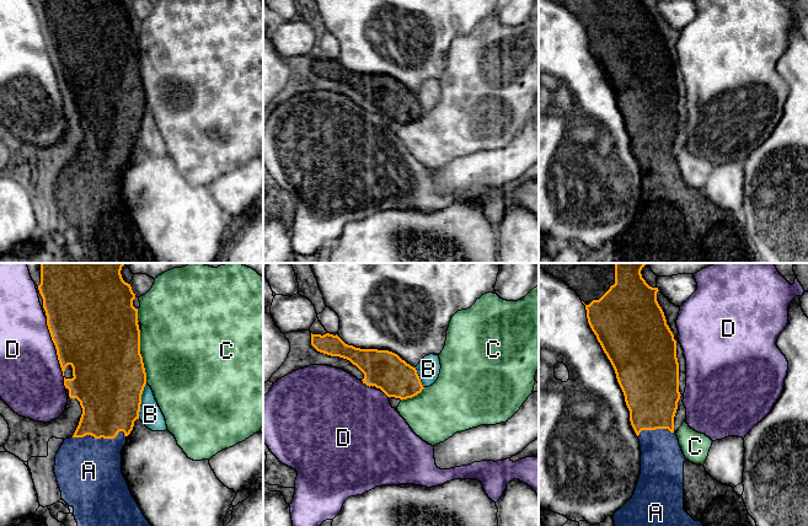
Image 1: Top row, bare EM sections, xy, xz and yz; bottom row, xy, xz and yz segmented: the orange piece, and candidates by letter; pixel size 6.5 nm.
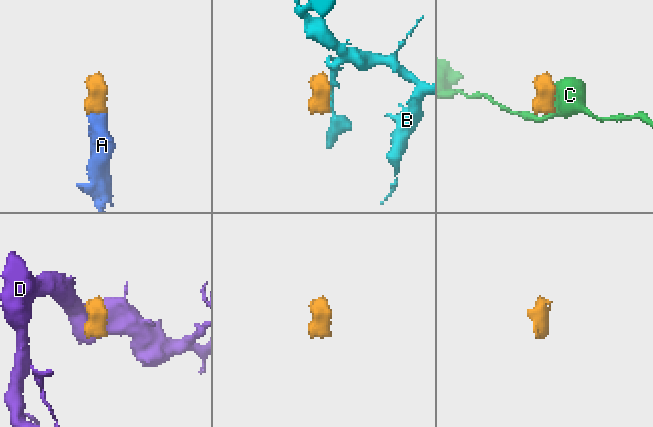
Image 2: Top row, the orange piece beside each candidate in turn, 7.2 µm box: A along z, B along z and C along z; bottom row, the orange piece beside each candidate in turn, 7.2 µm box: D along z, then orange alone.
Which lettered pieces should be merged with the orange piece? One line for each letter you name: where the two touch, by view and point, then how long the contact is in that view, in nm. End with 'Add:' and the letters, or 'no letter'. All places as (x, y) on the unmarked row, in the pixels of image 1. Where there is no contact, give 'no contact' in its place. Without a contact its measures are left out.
A: meets orange in xy at (99, 162); contact 360 nm long
Add: A

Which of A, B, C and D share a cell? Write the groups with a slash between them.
A / B / C / D

